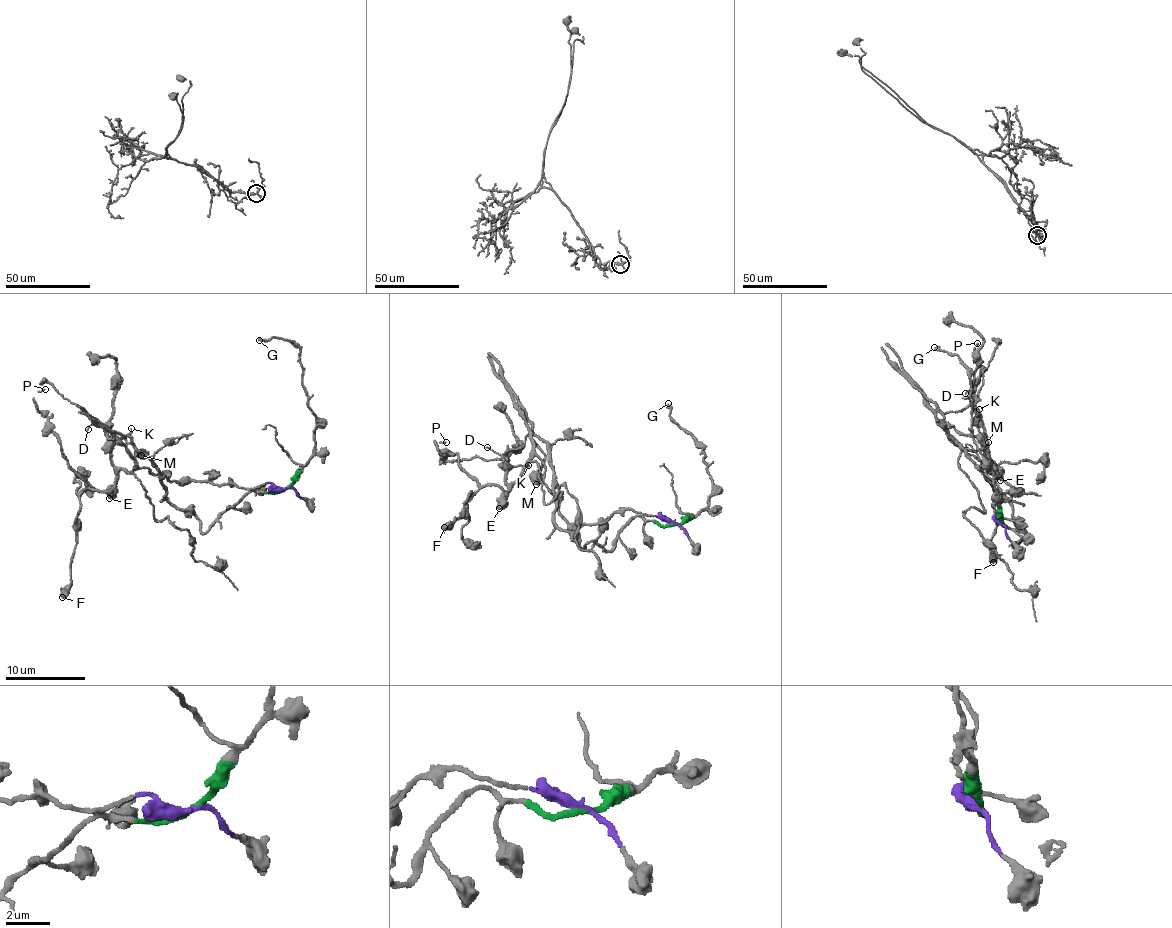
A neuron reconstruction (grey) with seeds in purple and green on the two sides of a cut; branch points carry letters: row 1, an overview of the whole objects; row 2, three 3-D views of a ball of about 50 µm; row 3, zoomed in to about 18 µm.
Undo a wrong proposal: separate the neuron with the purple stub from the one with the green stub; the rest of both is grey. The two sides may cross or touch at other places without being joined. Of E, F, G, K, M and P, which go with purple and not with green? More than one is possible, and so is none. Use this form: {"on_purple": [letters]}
{"on_purple": ["E", "F", "K", "M", "P"]}

